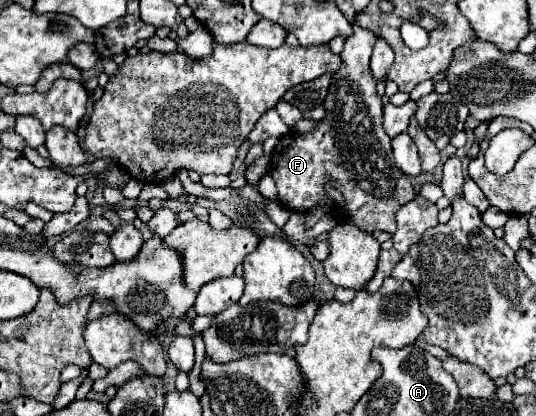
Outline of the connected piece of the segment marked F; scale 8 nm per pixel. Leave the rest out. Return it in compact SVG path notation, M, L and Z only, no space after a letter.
M354 24L352 30L340 54L344 66L332 76L324 100L326 116L314 132L280 138L276 154L272 154L270 174L278 188L278 202L286 210L302 212L314 208L322 198L328 198L324 178L330 174L336 188L346 196L342 214L352 216L352 222L366 232L384 230L394 234L396 212L410 202L416 192L410 178L394 164L390 138L382 128L382 100L376 94L376 80L370 72L370 56L378 36L358 24Z

